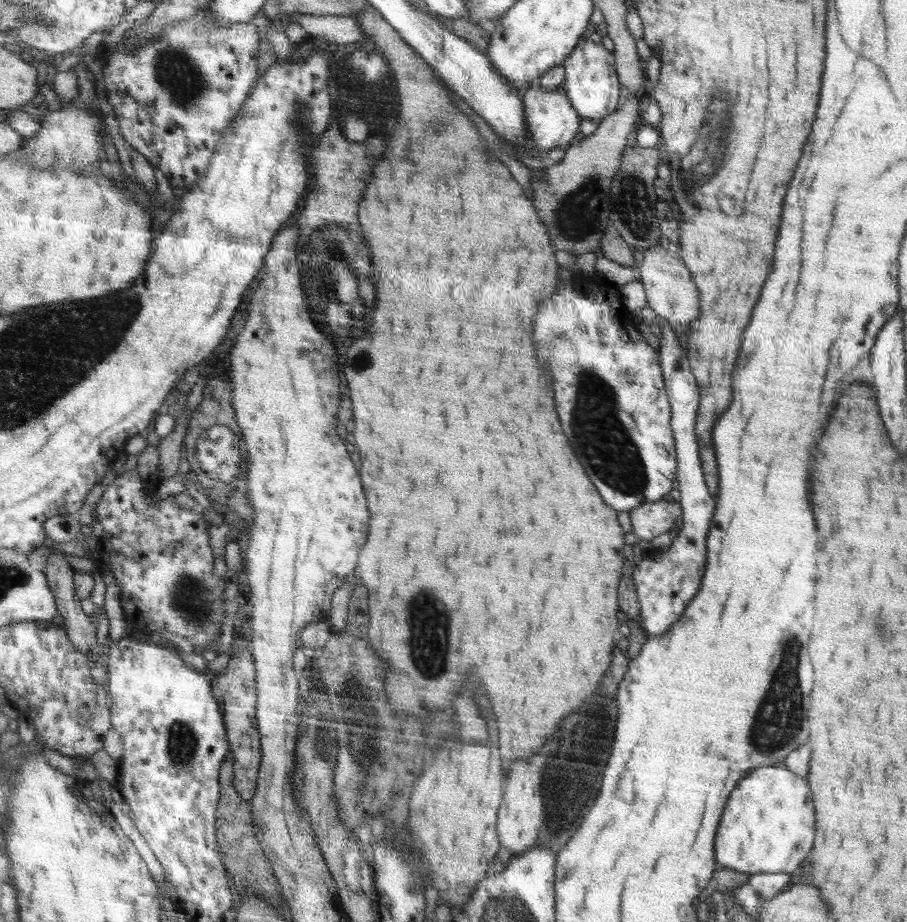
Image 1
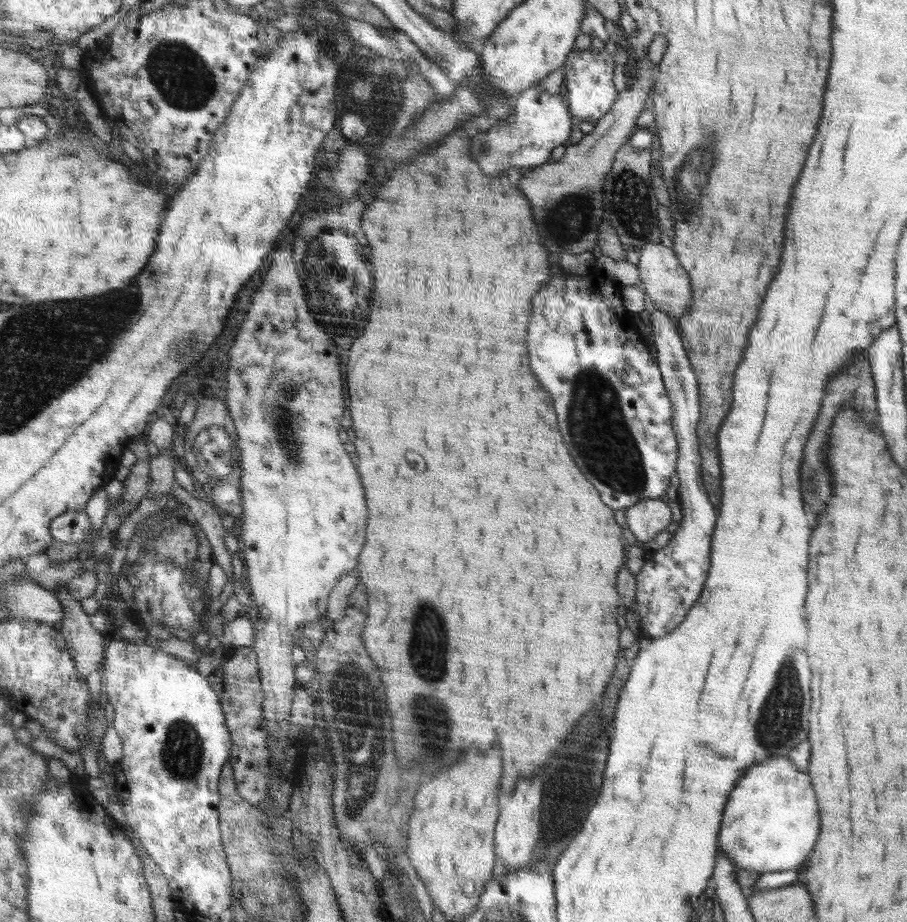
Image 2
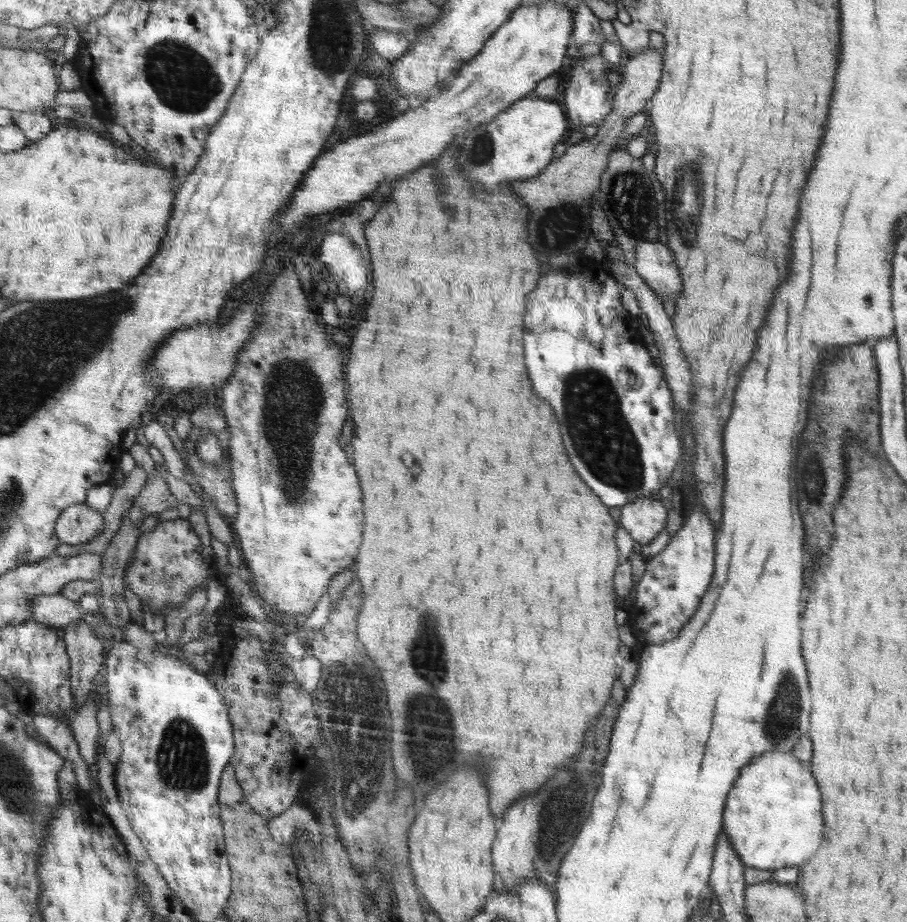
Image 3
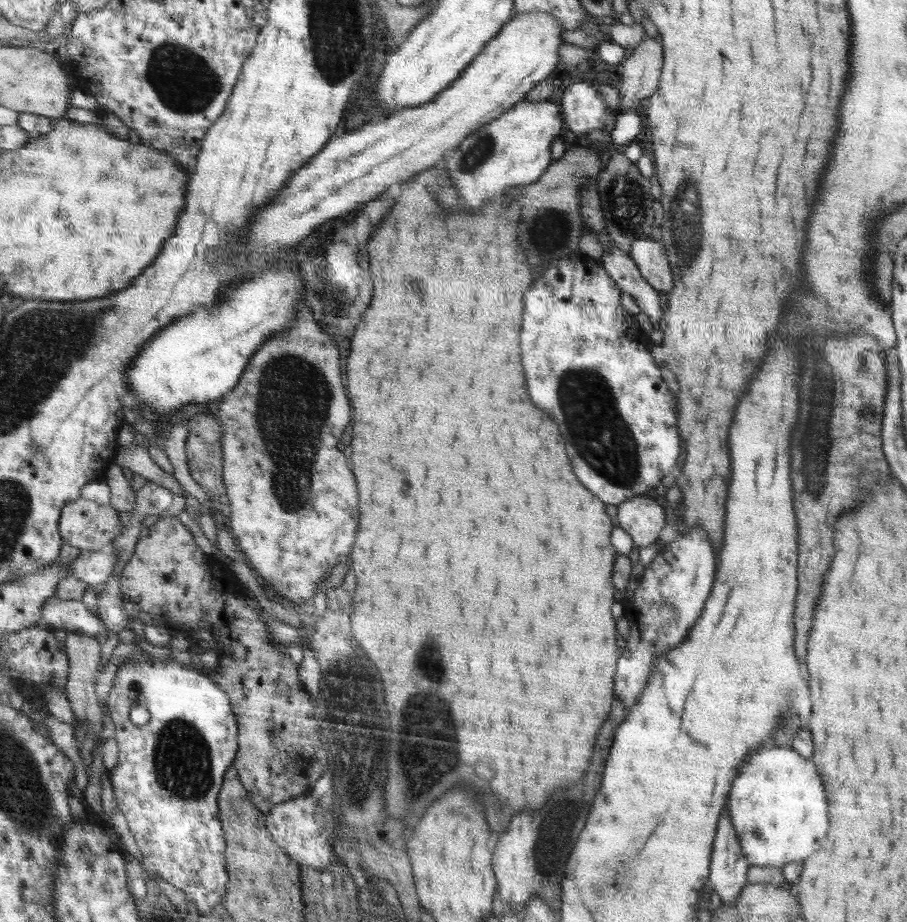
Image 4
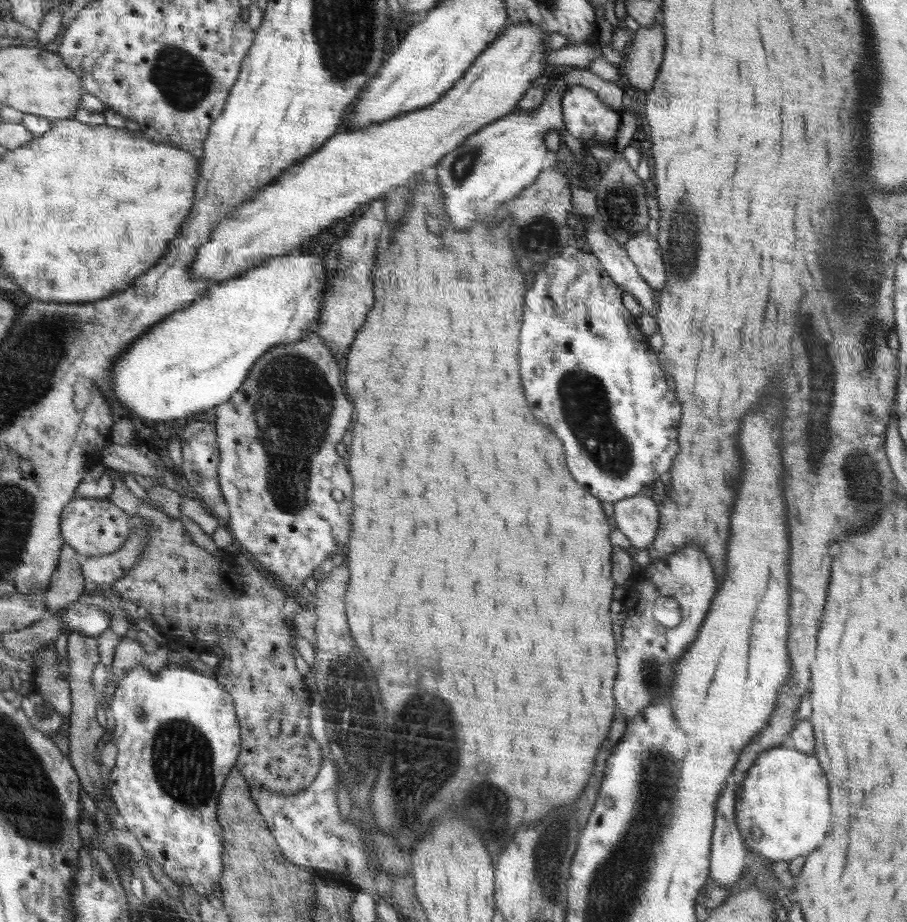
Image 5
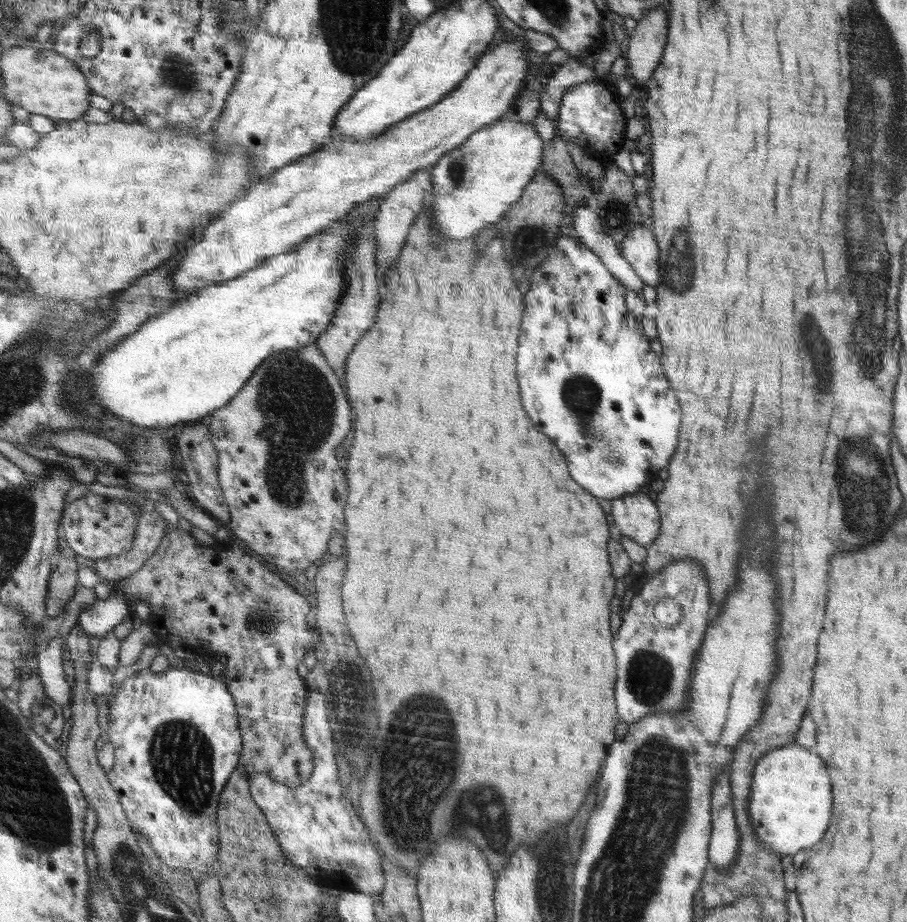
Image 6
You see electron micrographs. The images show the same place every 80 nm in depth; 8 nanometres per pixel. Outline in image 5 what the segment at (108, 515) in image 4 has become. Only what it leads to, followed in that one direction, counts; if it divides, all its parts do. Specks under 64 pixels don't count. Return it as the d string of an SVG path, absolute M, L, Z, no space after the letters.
M76 498L69 502L63 514L63 534L78 553L101 557L117 553L130 541L133 528L132 515L110 498Z

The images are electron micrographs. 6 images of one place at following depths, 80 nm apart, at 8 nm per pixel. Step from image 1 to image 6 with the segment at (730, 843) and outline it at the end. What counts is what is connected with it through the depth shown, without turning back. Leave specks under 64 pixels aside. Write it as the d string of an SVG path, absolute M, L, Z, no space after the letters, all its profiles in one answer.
M790 743L776 750L766 753L766 758L758 763L758 774L753 774L754 790L750 790L749 817L750 824L760 839L761 845L769 848L772 852L786 854L796 854L804 848L810 848L818 844L830 826L832 818L832 786L828 780L828 772L824 768L824 762L820 760L818 754Z

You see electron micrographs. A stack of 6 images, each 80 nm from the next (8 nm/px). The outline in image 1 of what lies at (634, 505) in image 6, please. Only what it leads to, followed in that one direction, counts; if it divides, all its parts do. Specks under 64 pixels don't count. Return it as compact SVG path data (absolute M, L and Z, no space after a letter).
M671 499L645 502L629 513L633 532L642 539L644 545L656 536L668 533L676 520L683 516L681 505Z

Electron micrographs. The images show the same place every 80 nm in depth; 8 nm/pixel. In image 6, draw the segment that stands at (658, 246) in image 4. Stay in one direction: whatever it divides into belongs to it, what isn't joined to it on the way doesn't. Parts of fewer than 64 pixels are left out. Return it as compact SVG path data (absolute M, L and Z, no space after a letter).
M637 225L626 235L623 240L622 256L631 262L633 269L648 286L656 287L661 284L660 258L656 238L648 226Z

